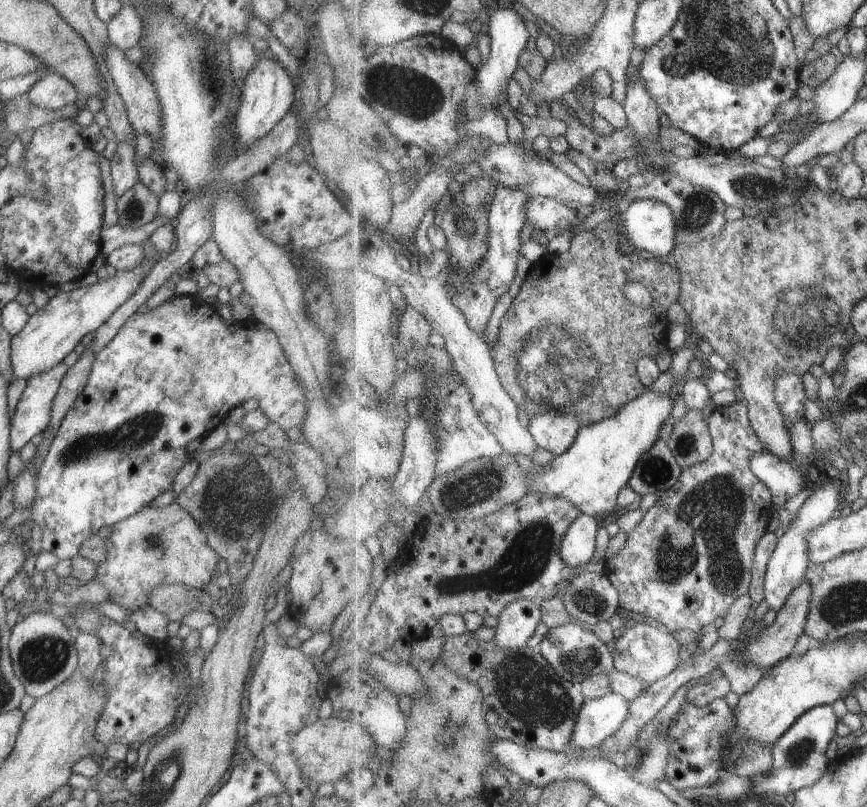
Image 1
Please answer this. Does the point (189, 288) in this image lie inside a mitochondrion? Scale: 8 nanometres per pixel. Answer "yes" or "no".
no

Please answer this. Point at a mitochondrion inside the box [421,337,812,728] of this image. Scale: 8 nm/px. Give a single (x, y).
(702, 540)

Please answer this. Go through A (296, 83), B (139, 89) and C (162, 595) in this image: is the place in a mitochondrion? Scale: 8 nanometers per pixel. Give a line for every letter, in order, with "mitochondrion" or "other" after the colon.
A: other
B: other
C: other

